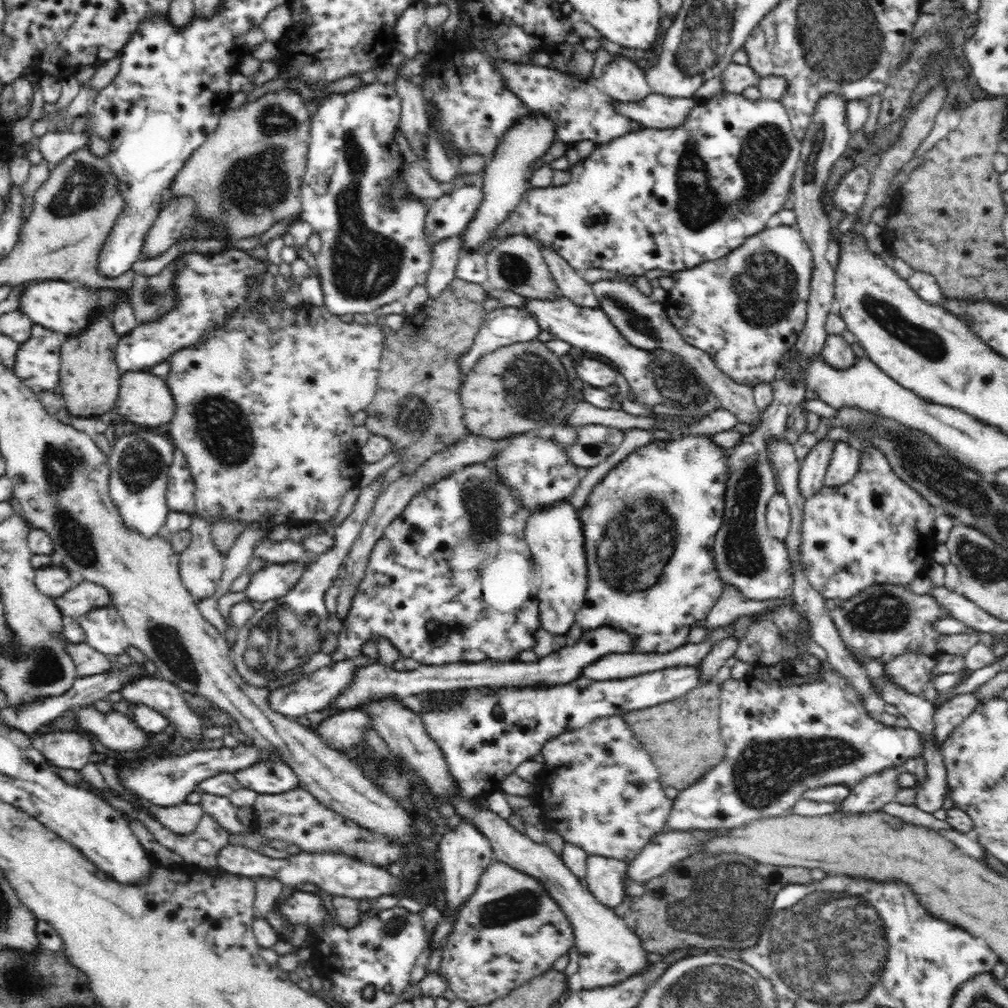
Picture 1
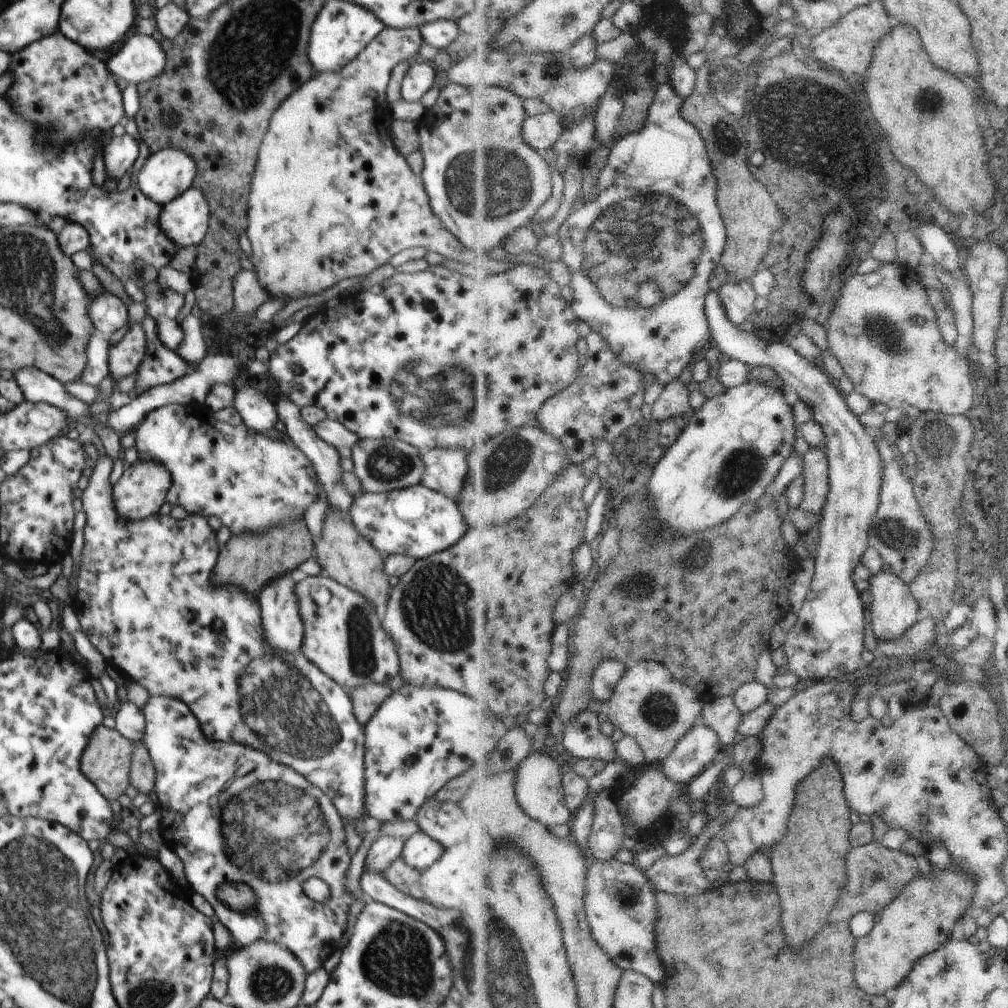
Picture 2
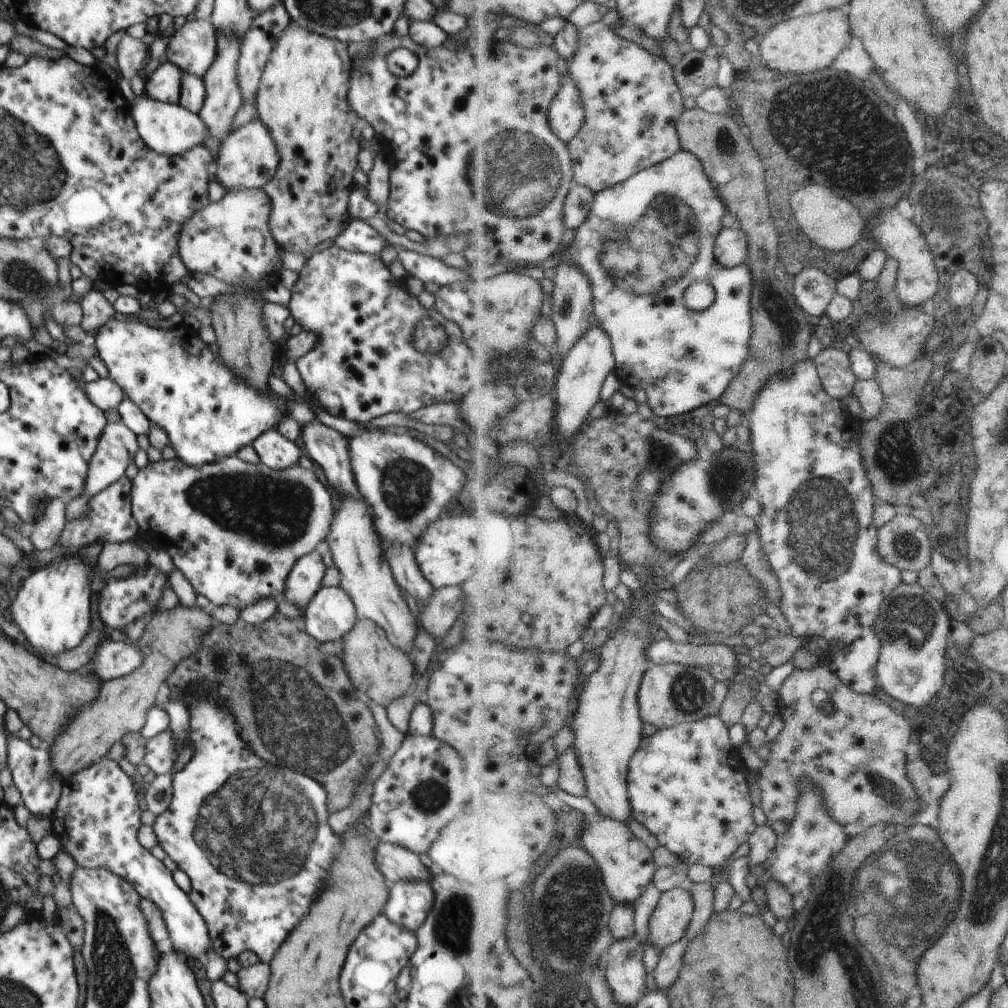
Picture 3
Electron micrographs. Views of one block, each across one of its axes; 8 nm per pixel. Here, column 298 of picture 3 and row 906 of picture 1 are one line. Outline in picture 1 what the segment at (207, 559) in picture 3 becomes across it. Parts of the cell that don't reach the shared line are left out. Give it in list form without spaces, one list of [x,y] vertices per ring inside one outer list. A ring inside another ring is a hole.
[[[494,860],[481,874],[476,891],[458,913],[453,931],[442,946],[443,959],[437,972],[448,981],[448,988],[456,998],[465,1000],[469,1007],[485,1005],[544,974],[560,956],[569,954],[574,943],[573,928],[544,889],[544,883]]]

